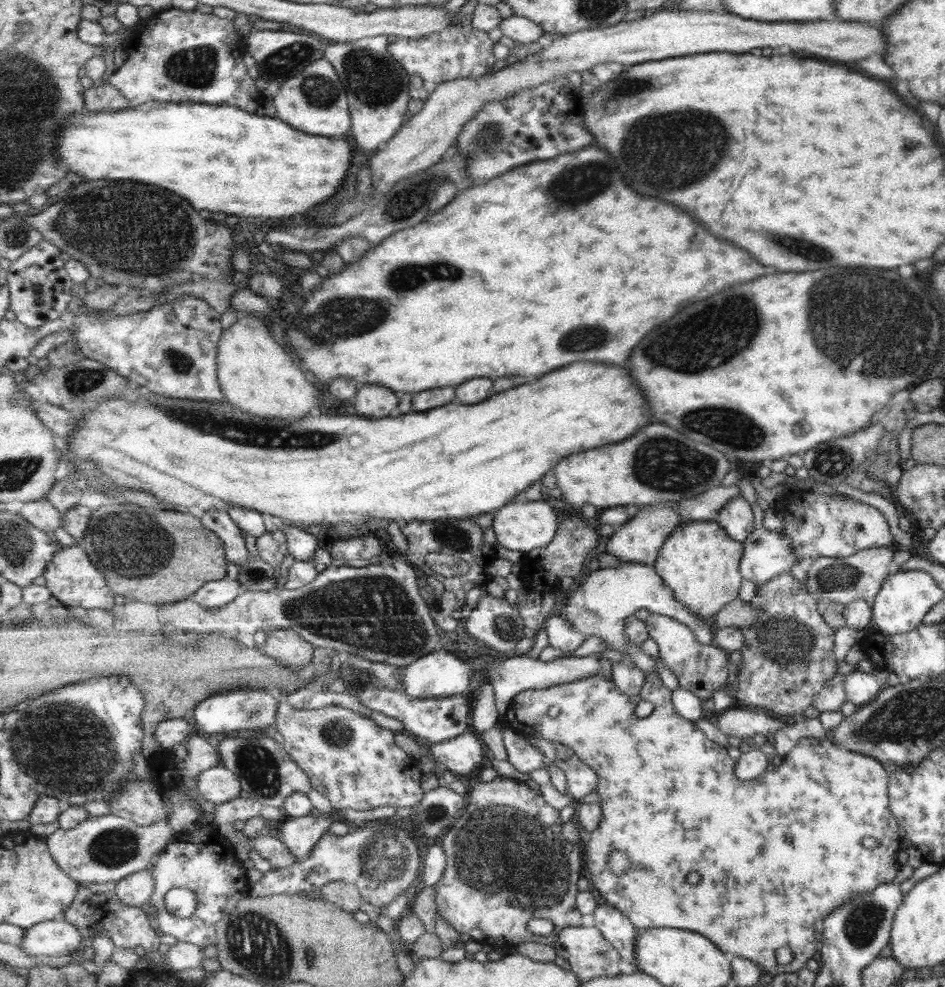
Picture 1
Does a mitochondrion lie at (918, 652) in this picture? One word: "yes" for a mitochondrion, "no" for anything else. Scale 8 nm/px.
no

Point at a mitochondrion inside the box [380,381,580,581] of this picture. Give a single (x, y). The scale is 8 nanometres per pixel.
(456, 539)

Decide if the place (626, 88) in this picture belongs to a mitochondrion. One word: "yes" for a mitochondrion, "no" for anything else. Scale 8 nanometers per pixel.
yes

